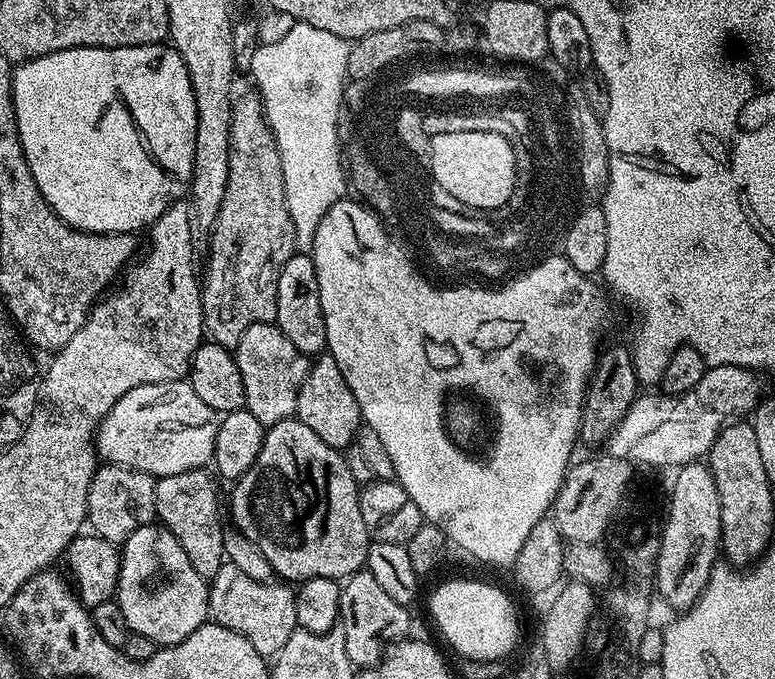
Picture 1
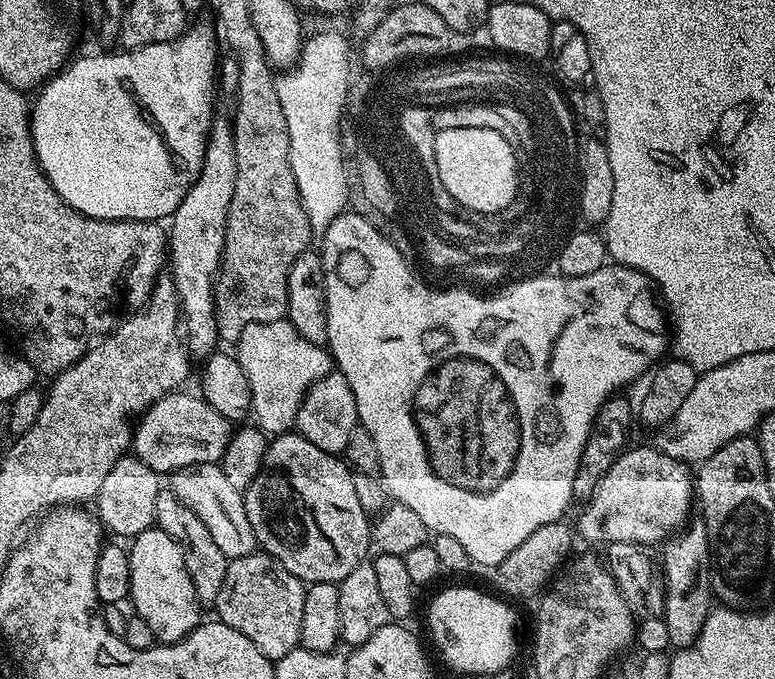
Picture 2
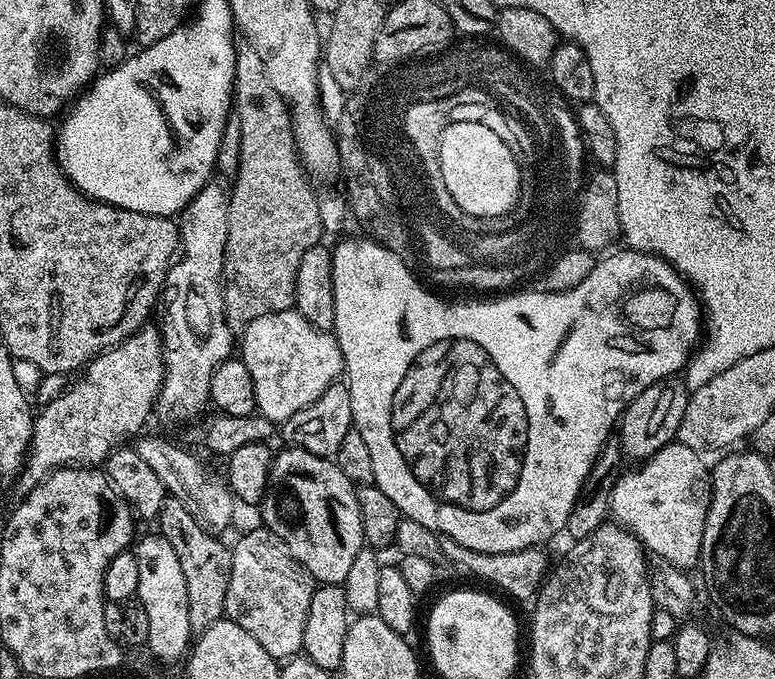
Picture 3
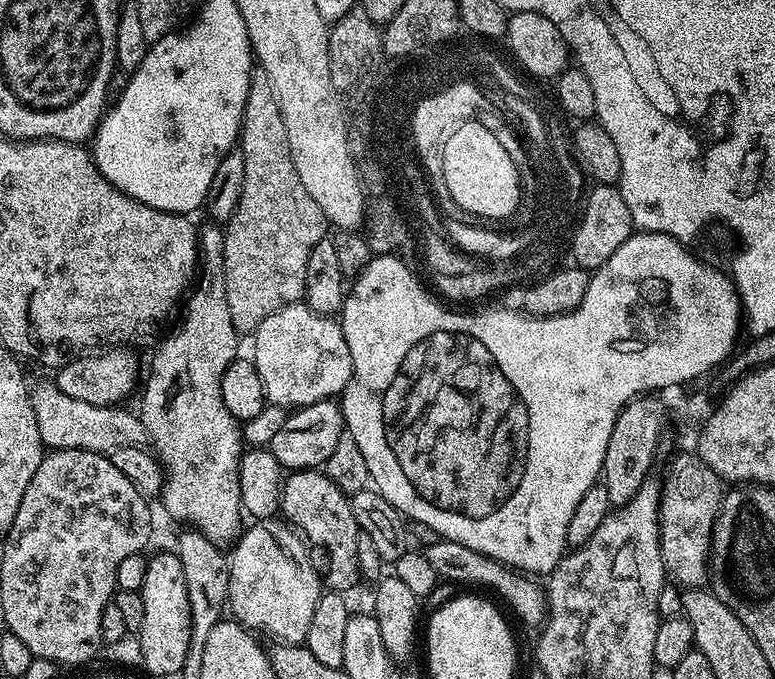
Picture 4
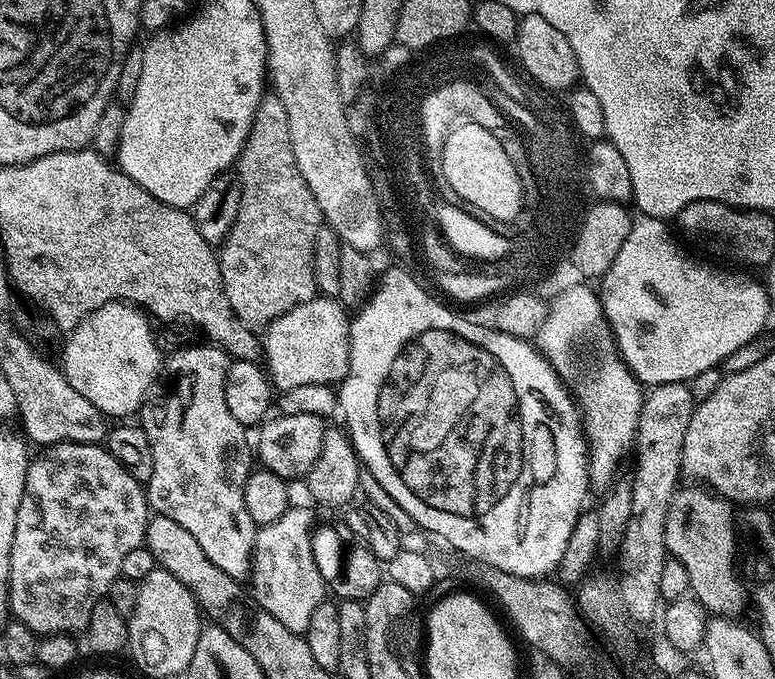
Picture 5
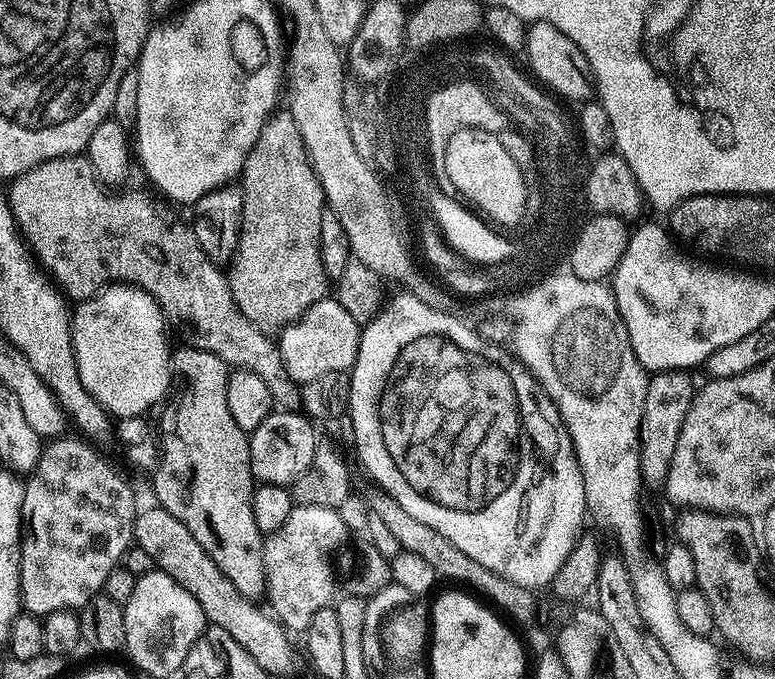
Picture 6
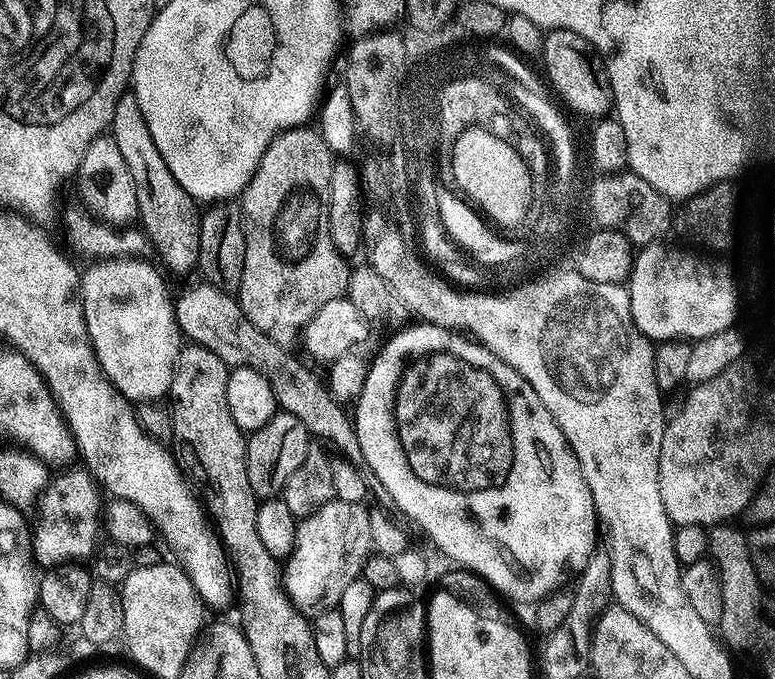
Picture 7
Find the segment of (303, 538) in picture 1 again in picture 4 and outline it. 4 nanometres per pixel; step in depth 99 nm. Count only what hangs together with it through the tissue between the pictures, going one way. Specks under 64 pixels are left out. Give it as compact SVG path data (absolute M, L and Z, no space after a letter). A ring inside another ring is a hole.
M315 468L289 471L282 480L279 515L289 525L299 529L313 545L316 543L328 551L328 573L323 573L322 580L331 591L348 594L356 583L361 583L357 555L358 529L352 502L347 494L334 486L327 472Z

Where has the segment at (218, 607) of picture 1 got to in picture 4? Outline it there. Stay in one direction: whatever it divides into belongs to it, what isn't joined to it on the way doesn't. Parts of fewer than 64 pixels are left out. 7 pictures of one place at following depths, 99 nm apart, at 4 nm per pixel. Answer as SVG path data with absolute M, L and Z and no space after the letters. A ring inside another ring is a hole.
M283 519L257 520L249 525L230 552L227 611L249 629L261 628L277 636L279 643L303 644L322 591L321 573L316 573L308 557L309 545Z

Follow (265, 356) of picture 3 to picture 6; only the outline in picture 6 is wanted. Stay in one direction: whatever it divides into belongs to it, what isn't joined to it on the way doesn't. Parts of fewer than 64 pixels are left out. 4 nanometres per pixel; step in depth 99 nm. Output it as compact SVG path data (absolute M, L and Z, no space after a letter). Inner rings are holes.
M335 298L314 302L296 321L287 324L278 336L280 357L290 378L303 386L331 371L348 372L356 361L361 325L356 324Z

